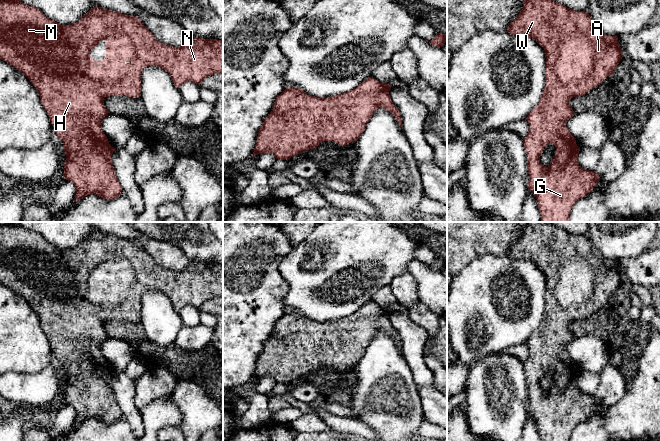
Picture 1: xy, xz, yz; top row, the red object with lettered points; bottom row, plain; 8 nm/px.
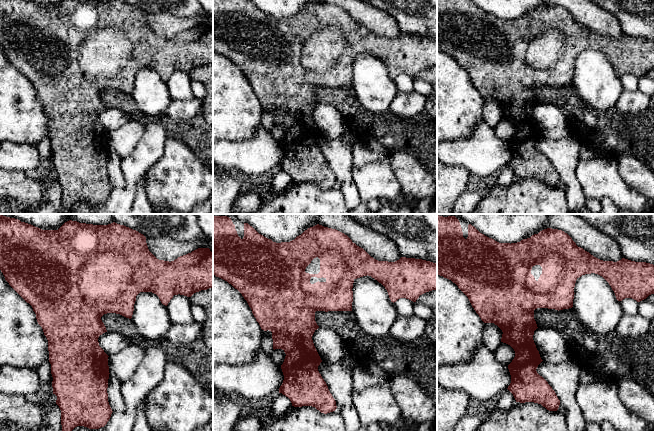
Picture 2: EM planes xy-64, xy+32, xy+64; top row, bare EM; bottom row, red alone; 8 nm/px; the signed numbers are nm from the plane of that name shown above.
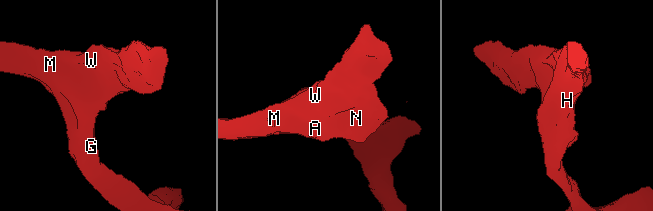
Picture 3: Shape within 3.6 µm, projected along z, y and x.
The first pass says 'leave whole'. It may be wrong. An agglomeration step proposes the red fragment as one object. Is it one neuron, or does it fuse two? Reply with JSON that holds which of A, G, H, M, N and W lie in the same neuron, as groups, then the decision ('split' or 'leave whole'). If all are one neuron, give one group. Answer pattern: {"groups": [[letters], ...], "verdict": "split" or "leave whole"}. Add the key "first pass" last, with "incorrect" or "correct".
{"groups": [["A", "G", "H", "M", "N", "W"]], "verdict": "leave whole", "first pass": "correct"}

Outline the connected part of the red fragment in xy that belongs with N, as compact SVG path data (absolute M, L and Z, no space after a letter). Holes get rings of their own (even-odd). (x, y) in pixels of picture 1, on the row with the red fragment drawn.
M0 0L0 59L22 72L38 91L54 131L64 143L66 160L63 177L76 187L74 201L91 194L113 200L122 195L122 188L111 160L116 148L109 144L101 126L102 119L109 113L104 98L120 95L140 97L141 71L149 65L167 71L177 88L187 81L200 85L210 75L223 74L223 40L193 38L186 45L174 47L158 41L141 23L140 17L95 6L78 22L64 26L20 0ZM102 40L106 41L106 57L97 62L90 52Z

